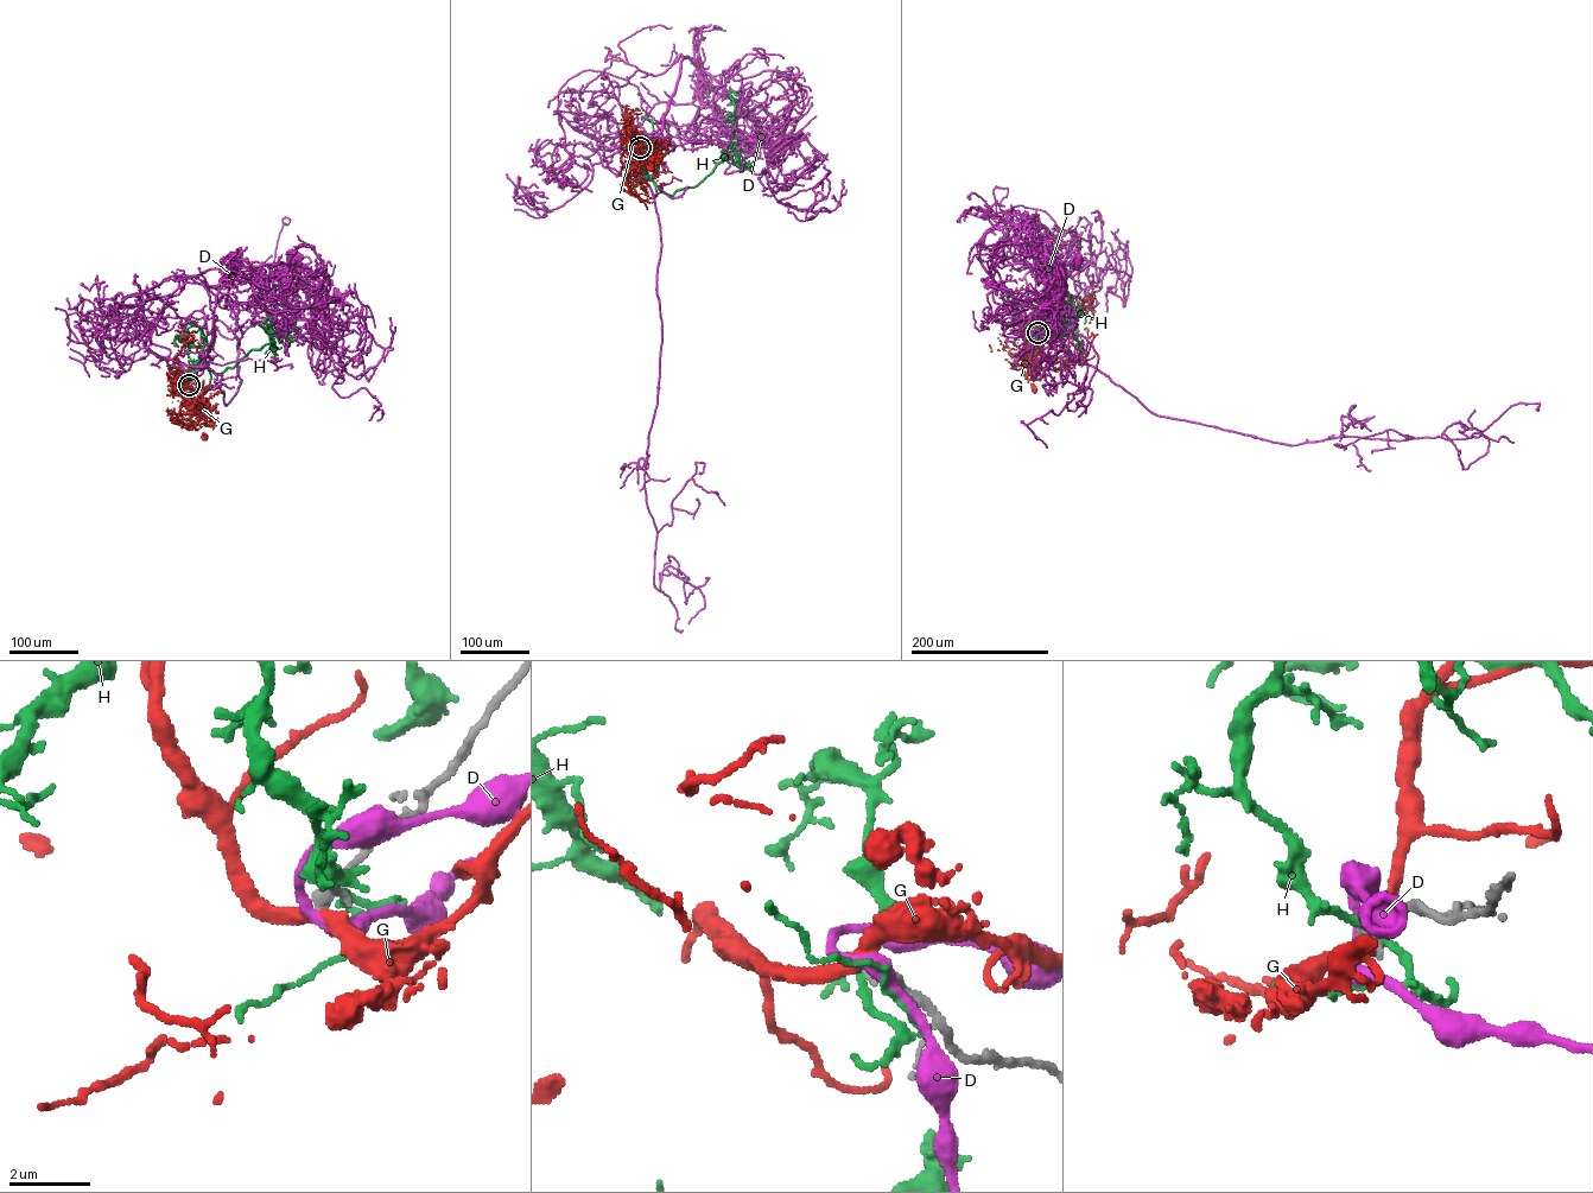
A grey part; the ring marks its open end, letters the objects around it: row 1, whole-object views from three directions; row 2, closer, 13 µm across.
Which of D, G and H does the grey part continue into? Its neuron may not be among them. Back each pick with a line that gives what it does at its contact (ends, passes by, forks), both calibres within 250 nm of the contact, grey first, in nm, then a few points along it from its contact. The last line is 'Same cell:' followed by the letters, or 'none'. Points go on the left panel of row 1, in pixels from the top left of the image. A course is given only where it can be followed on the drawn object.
D: it passes by; 280 nm thick on the grey side, 240 nm on the other; it runs (188, 385), (189, 376), (170, 369), (207, 366), (219, 291), (271, 275), (291, 256)
Same cell: D

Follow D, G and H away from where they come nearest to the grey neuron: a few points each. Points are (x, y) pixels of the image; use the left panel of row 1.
D: (188, 385), (189, 376), (170, 369), (207, 366), (219, 291), (271, 275), (291, 256)
G: (189, 385), (179, 391), (194, 406), (190, 408), (204, 419), (202, 424), (209, 425), (204, 437)
H: (189, 385), (202, 360), (221, 373), (253, 349), (272, 342), (274, 348), (265, 319), (273, 324)

